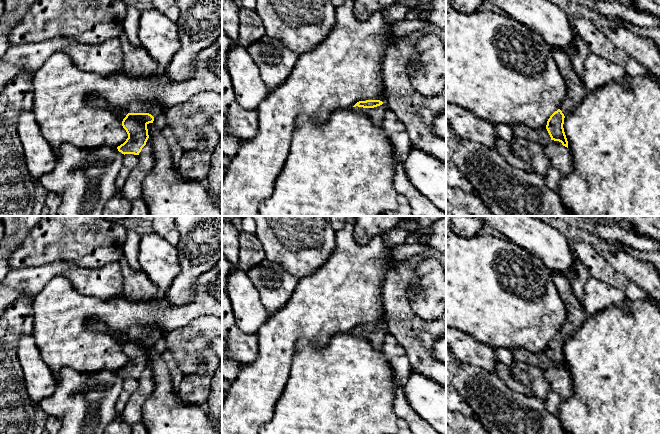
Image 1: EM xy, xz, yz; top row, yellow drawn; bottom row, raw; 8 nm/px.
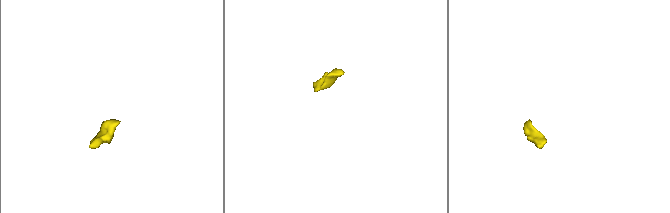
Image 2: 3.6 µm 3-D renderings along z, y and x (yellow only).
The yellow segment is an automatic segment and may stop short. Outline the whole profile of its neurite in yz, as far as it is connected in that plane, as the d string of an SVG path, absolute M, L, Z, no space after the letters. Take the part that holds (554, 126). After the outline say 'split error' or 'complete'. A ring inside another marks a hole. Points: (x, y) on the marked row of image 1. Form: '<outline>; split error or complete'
M558 48L551 49L558 69L566 82L566 96L560 108L548 119L547 125L537 129L537 131L541 136L542 143L554 140L561 142L563 146L568 148L568 141L563 128L564 118L580 106L588 90L576 75L570 55Z; split error

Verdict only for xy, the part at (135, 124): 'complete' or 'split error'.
split error

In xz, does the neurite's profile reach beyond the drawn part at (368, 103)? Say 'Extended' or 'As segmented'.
Extended

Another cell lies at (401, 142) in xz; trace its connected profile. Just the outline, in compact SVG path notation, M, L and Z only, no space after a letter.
M407 132L404 133L396 133L391 135L390 137L391 145L400 159L400 161L405 161L410 151L416 147Z

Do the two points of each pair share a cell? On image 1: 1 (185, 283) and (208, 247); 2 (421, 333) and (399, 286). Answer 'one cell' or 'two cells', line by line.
1: one cell
2: one cell

